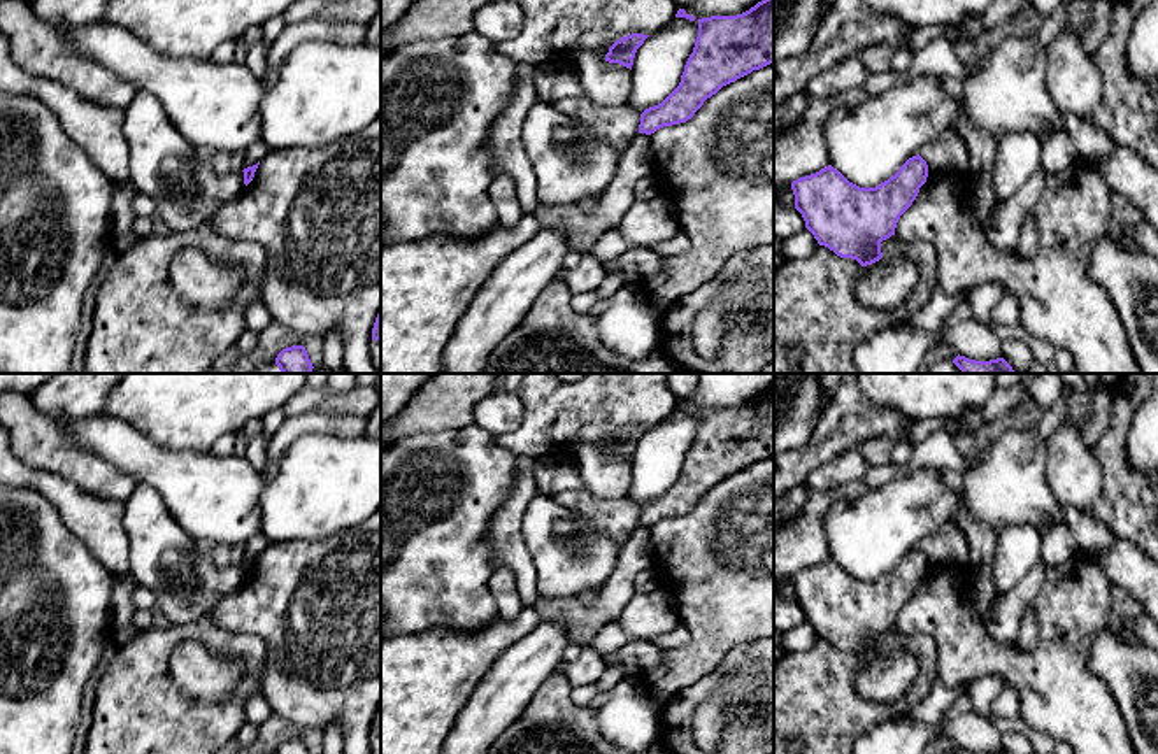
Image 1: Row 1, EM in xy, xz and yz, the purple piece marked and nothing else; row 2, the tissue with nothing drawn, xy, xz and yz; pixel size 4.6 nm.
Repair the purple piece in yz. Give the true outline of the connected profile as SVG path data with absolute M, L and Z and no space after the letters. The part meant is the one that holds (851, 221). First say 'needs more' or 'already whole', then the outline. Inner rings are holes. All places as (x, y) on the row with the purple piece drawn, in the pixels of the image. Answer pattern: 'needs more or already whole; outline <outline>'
already whole; outline M916 154L895 175L876 188L860 188L828 165L816 174L793 181L791 189L795 209L802 214L805 228L818 244L840 258L851 258L867 267L883 258L881 242L895 235L900 216L912 205L926 177L928 165Z

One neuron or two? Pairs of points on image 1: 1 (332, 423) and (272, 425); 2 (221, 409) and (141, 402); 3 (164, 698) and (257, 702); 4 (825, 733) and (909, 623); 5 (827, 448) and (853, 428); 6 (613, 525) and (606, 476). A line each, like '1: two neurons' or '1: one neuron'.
1: two neurons
2: one neuron
3: two neurons
4: two neurons
5: one neuron
6: two neurons

